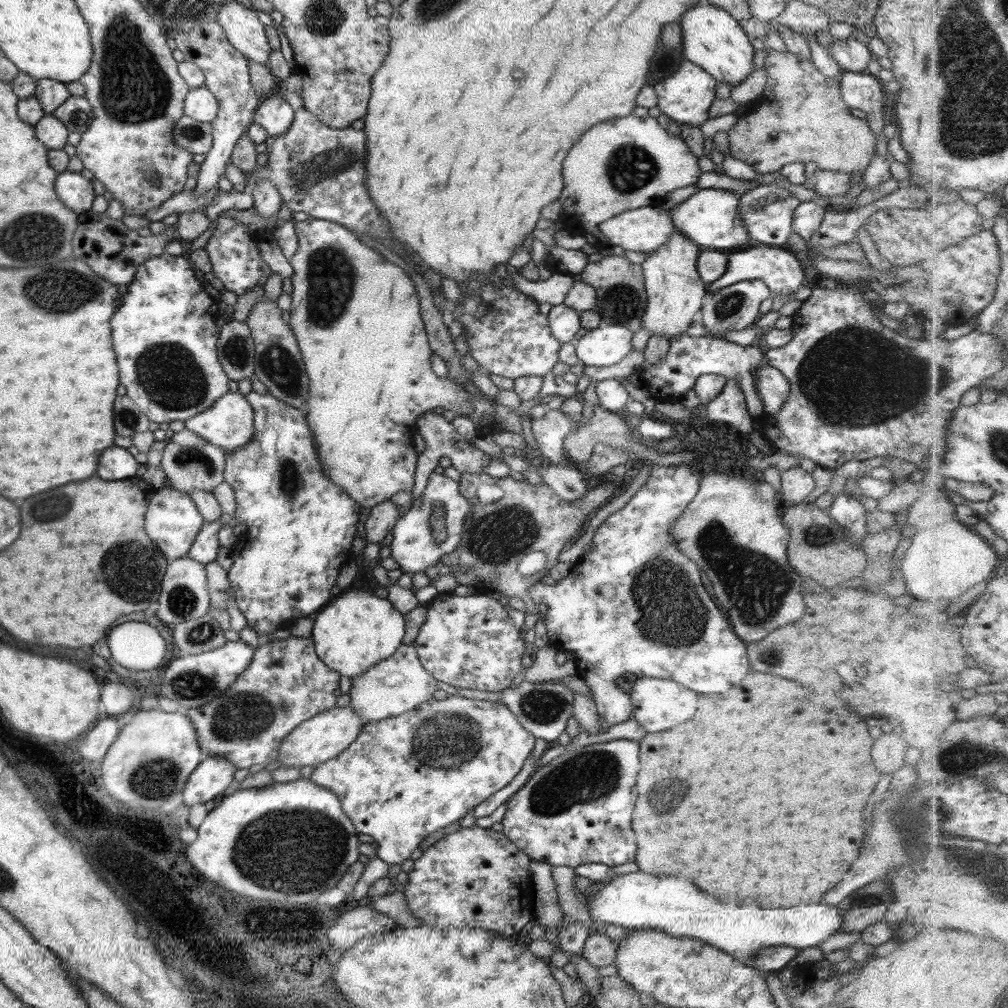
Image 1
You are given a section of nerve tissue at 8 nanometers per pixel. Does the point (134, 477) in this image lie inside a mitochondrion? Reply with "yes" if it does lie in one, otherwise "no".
no

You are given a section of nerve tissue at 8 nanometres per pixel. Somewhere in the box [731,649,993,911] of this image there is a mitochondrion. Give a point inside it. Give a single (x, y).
(947, 813)

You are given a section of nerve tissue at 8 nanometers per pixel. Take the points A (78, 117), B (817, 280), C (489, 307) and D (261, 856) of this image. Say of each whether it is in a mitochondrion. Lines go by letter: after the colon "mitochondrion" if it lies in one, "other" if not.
A: mitochondrion
B: other
C: other
D: mitochondrion

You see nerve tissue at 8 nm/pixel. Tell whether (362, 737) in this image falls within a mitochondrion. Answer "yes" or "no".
no

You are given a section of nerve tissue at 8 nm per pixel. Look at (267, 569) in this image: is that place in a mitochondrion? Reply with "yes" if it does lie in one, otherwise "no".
no

